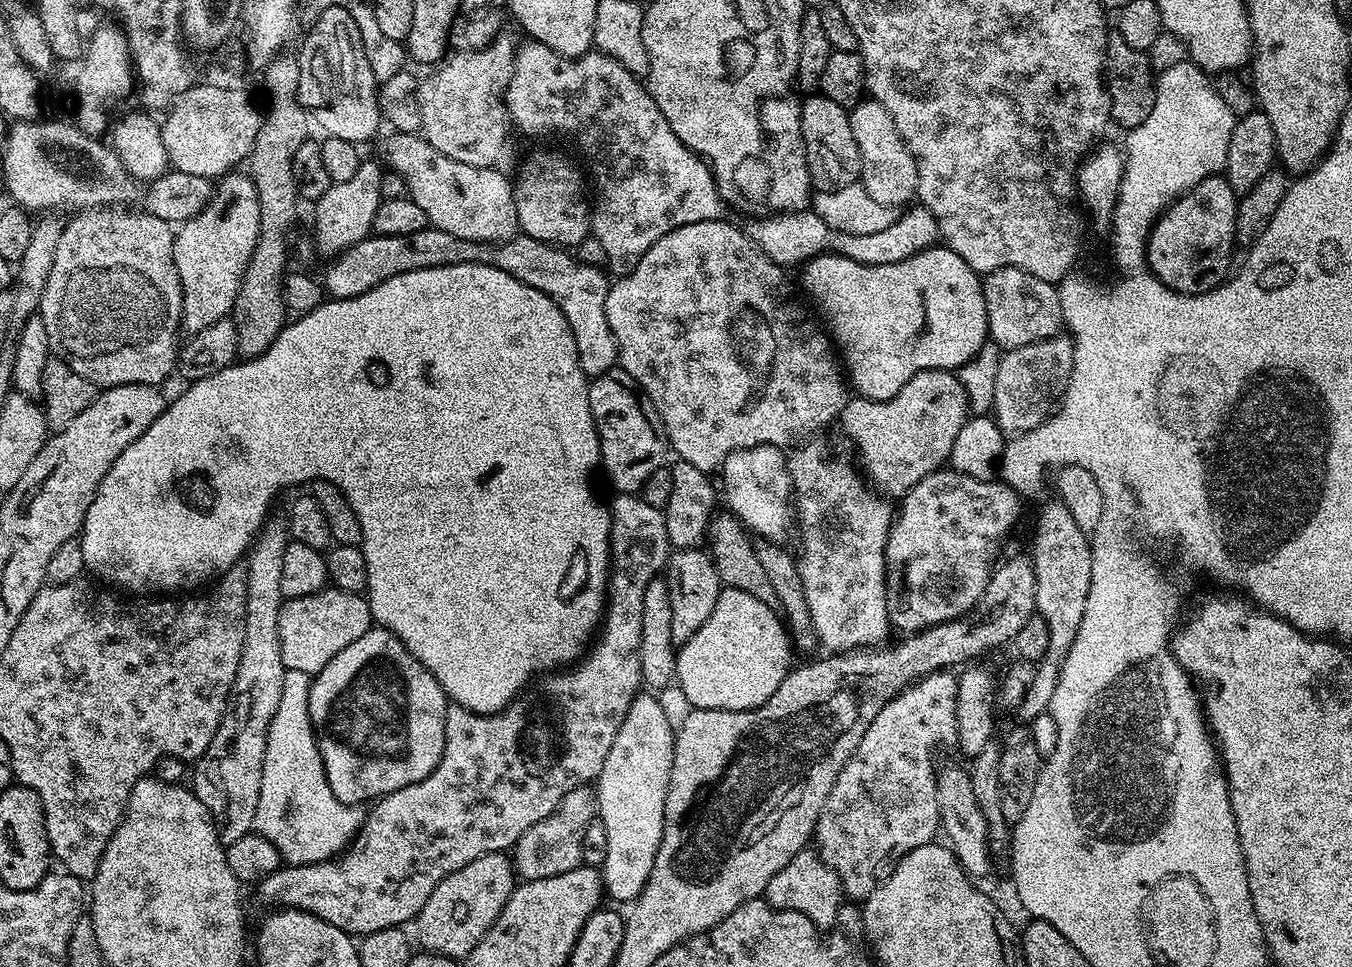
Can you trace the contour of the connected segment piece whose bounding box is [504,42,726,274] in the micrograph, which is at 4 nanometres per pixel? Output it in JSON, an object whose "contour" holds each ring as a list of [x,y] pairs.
{"contour":[[[527,43],[516,49],[516,65],[504,92],[511,127],[524,136],[569,136],[576,140],[581,154],[588,159],[591,187],[596,187],[596,204],[594,200],[590,208],[590,232],[600,239],[613,273],[631,272],[662,234],[694,222],[719,220],[725,215],[726,205],[720,199],[709,161],[690,151],[670,130],[670,122],[662,118],[662,110],[658,110],[647,87],[622,62],[599,50],[573,58],[558,54],[545,44]]]}

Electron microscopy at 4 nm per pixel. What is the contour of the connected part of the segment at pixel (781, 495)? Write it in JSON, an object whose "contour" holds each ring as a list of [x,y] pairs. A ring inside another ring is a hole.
{"contour":[[[763,444],[762,446],[754,446],[753,448],[738,448],[726,458],[724,467],[722,469],[724,475],[724,488],[722,484],[722,492],[728,495],[727,507],[730,509],[732,515],[737,516],[741,524],[748,529],[749,533],[755,534],[757,537],[763,538],[768,542],[784,542],[788,536],[788,531],[793,531],[794,528],[794,493],[792,491],[792,475],[788,473],[788,456],[779,448],[775,448],[772,444]]]}

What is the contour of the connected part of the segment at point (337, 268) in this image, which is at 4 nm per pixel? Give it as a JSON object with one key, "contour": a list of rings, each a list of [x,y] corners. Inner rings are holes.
{"contour":[[[407,195],[393,200],[381,199],[378,206],[378,214],[374,214],[372,232],[362,242],[358,242],[353,248],[339,253],[336,260],[322,275],[322,283],[329,297],[345,300],[354,298],[358,294],[366,294],[374,286],[394,278],[398,274],[410,274],[414,270],[430,270],[434,266],[458,266],[459,264],[489,264],[498,270],[506,270],[518,282],[526,282],[533,292],[546,294],[556,307],[562,310],[564,322],[572,331],[572,347],[578,350],[578,366],[582,366],[584,375],[591,378],[606,374],[610,369],[617,367],[620,355],[614,334],[610,330],[610,322],[606,322],[606,294],[610,287],[610,276],[607,271],[595,268],[592,264],[583,264],[571,256],[571,251],[560,246],[547,244],[544,240],[530,238],[523,234],[517,234],[510,240],[504,240],[500,244],[483,244],[472,242],[466,238],[458,238],[455,234],[446,234],[446,230],[438,230],[429,226],[426,214],[422,212],[422,206],[418,206]]]}

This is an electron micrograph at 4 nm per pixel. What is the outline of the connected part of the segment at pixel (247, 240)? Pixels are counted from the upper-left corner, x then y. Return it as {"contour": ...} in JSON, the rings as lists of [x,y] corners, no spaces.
{"contour":[[[233,170],[219,177],[207,206],[174,232],[174,266],[182,282],[180,323],[185,333],[206,330],[231,313],[259,237],[260,203],[251,175]]]}

